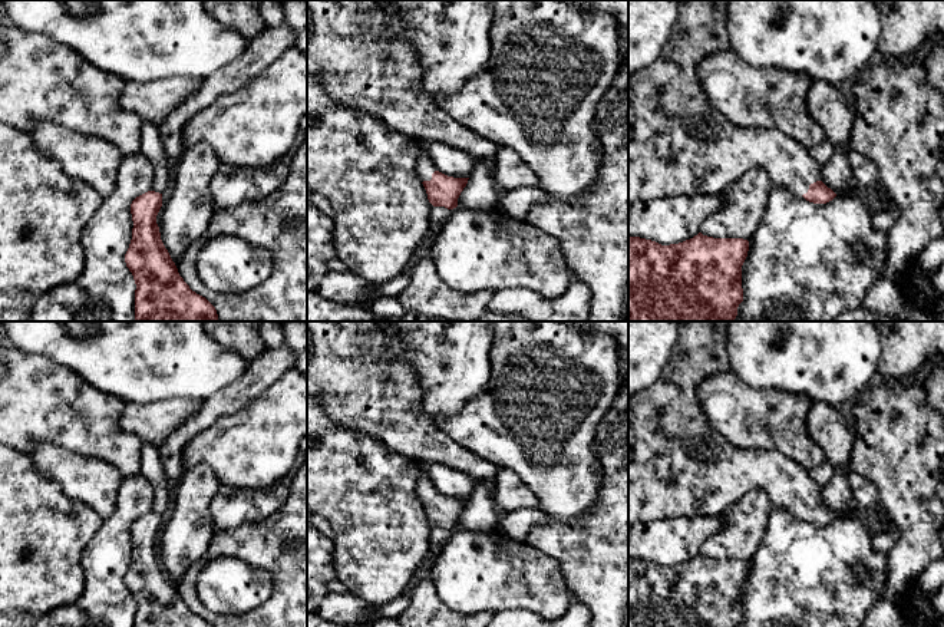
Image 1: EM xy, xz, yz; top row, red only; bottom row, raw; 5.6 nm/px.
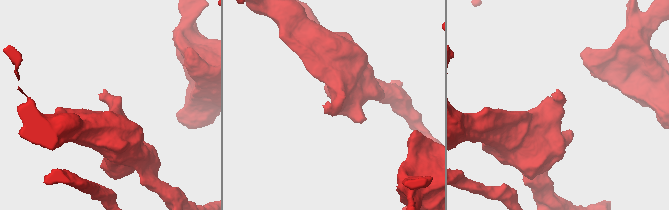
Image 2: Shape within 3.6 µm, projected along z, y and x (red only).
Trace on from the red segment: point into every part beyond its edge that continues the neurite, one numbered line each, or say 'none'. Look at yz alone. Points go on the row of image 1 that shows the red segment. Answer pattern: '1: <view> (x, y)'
1: yz (679, 145)

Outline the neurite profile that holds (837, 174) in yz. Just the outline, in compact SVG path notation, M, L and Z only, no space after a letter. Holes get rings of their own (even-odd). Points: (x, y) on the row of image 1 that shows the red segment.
M835 149L831 159L821 166L821 181L831 188L836 195L859 195L859 191L851 187L852 168L848 155Z

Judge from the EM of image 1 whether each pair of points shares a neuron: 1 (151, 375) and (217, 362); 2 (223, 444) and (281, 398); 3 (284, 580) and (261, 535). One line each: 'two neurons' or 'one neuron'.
1: one neuron
2: one neuron
3: one neuron

